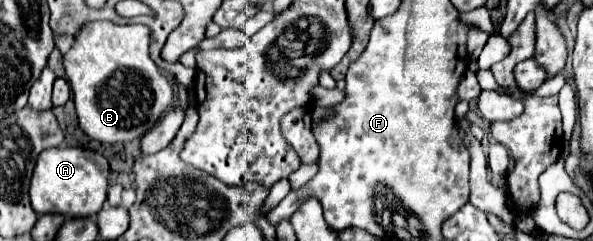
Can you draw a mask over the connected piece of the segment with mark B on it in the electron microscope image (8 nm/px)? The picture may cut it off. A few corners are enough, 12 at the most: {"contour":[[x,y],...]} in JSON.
{"contour":[[84,24],[62,54],[80,128],[144,136],[172,106],[146,26]]}

